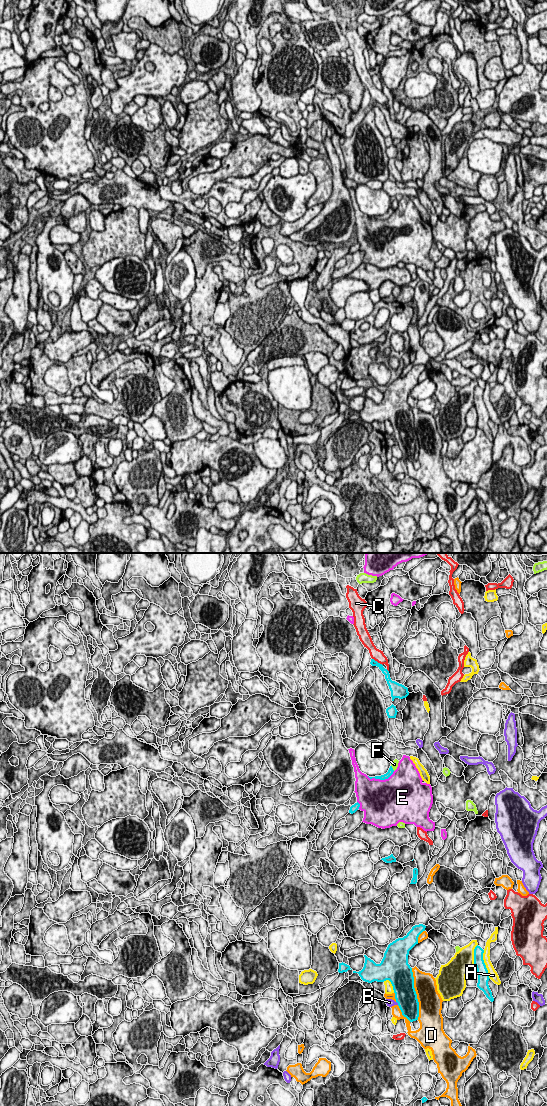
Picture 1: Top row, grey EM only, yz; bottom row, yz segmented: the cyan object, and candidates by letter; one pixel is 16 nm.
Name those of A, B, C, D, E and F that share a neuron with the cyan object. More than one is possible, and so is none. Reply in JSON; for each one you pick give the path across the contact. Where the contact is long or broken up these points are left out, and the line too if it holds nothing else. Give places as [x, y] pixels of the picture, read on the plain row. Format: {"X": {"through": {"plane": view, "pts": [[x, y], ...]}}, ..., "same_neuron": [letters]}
{"same_neuron": []}

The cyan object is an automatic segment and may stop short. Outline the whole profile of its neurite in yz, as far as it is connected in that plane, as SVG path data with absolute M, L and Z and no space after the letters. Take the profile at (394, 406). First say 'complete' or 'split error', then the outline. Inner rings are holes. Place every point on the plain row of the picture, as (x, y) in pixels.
complete | M423 364L415 365L406 376L390 383L380 404L376 404L364 395L363 409L359 412L353 411L368 423L389 420L402 455L410 462L418 460L419 442L414 428L412 408L408 404L408 395L409 391L418 384L418 377L425 368Z

